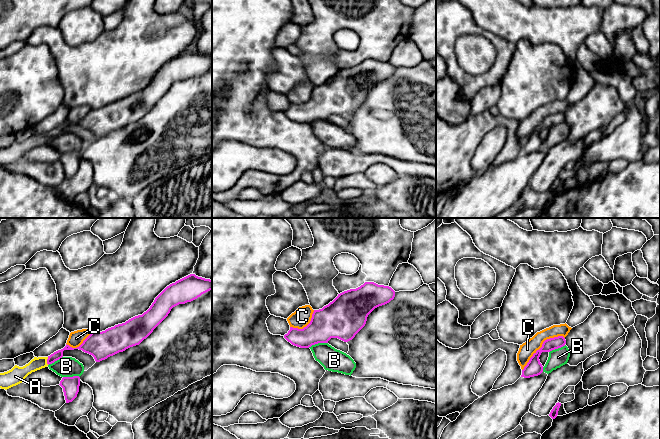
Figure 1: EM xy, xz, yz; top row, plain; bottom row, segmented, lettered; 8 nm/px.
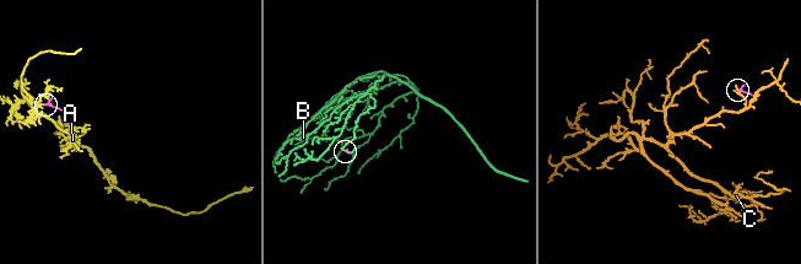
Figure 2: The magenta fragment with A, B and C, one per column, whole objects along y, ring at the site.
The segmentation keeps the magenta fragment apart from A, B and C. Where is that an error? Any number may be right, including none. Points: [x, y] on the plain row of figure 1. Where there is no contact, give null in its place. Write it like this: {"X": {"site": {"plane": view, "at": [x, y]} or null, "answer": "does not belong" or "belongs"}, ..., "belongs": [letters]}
{"A": {"site": {"plane": "xy", "at": [47, 137]}, "answer": "belongs"}, "B": {"site": {"plane": "xz", "at": [317, 119]}, "answer": "does not belong"}, "C": {"site": {"plane": "yz", "at": [542, 122]}, "answer": "does not belong"}, "belongs": ["A"]}

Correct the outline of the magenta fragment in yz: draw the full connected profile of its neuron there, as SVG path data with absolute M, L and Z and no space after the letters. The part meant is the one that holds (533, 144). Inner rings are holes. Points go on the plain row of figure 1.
M563 112L547 115L543 118L542 123L537 126L530 134L527 141L522 146L521 153L530 154L538 152L543 148L543 142L540 139L539 133L542 128L550 128L552 126L565 122L566 116Z

